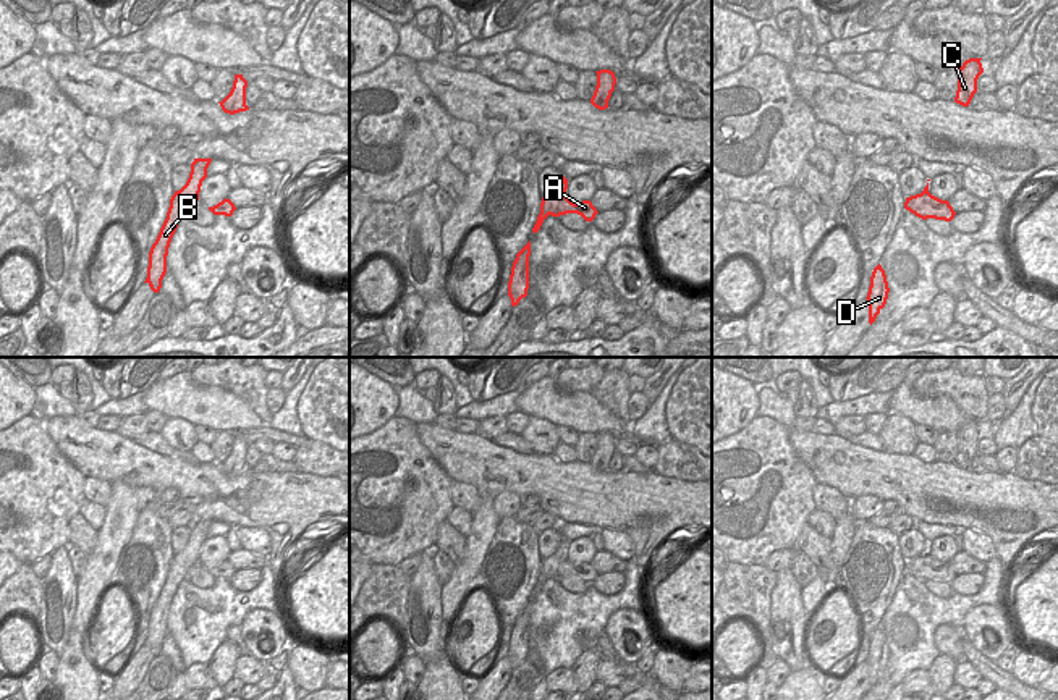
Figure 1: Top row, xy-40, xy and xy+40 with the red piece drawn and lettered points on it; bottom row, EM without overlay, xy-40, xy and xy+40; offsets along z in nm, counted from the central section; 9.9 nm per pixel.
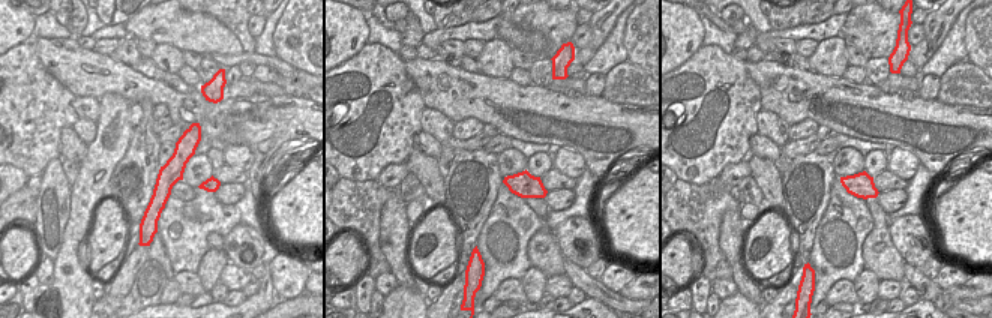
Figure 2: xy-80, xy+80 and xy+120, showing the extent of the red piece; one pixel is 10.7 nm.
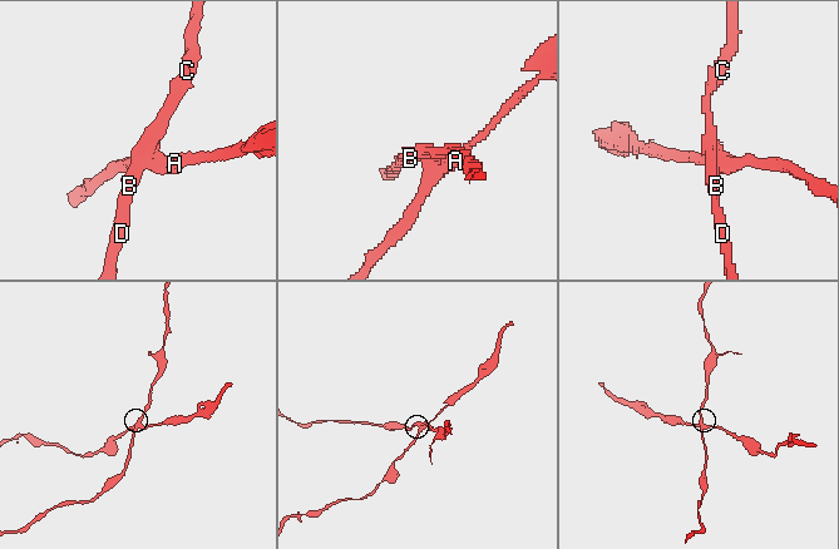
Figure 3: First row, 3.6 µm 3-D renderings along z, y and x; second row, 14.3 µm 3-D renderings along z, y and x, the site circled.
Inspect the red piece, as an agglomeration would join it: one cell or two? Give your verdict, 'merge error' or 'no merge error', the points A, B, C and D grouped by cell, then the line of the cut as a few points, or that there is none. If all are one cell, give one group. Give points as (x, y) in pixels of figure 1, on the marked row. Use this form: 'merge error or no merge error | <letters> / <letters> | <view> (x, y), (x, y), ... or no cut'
merge error | A / B C D | xy (565, 196), (552, 215)

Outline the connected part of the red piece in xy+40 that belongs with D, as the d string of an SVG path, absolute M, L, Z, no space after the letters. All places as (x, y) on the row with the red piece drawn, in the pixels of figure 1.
M878 264L872 272L870 286L865 297L869 301L869 323L870 325L875 322L877 315L885 307L888 293L890 293L890 288L888 288L887 275L882 265Z

